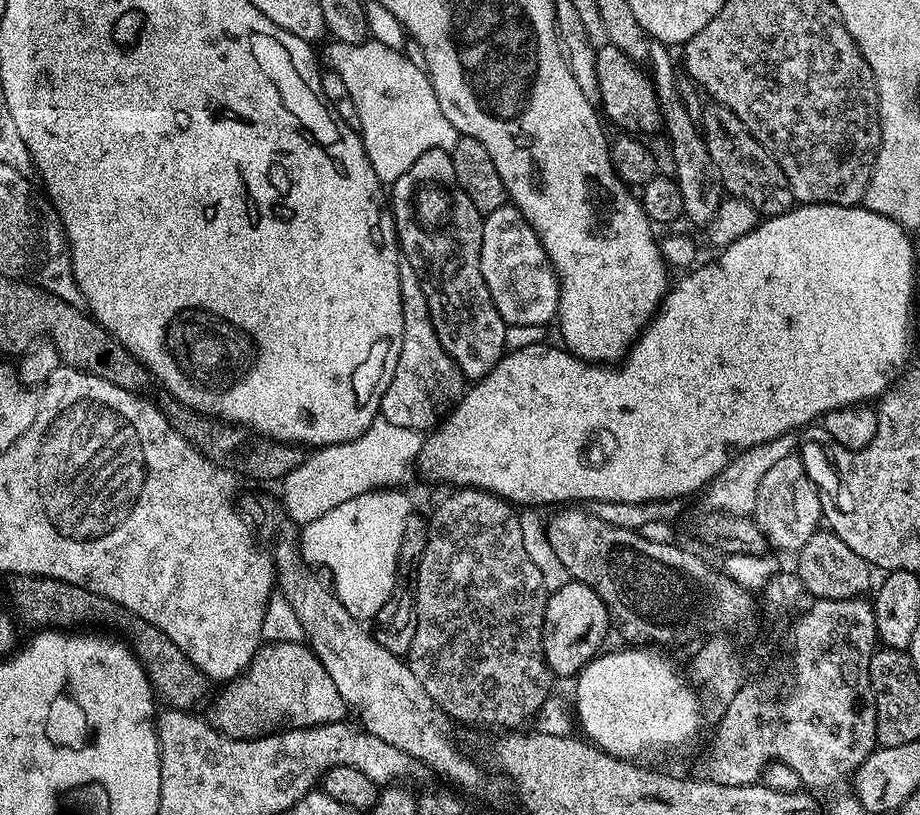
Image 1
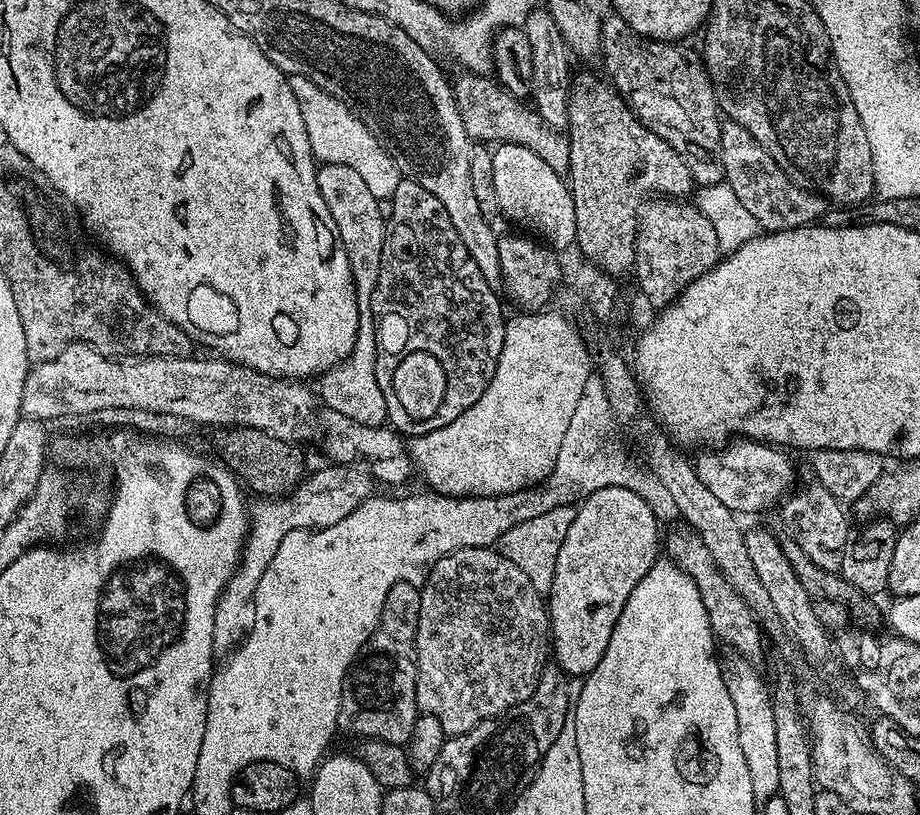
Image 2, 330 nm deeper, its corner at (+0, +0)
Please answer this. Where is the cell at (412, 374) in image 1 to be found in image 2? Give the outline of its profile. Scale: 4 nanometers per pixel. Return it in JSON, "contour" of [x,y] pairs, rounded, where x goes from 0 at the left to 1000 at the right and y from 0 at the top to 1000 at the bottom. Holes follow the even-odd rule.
{"contour":[[[348,201],[343,207],[343,217],[346,218],[346,233],[354,248],[354,258],[359,258],[361,275],[365,279],[365,288],[368,290],[378,313],[387,352],[389,390],[391,391],[385,429],[371,447],[364,447],[347,463],[348,481],[346,476],[346,486],[352,501],[367,503],[367,508],[376,508],[376,513],[385,513],[385,518],[393,518],[393,523],[414,523],[421,517],[422,509],[420,508],[420,488],[415,488],[415,474],[411,474],[409,463],[409,394],[411,390],[404,379],[404,352],[411,346],[411,336],[415,326],[415,302],[420,292],[420,260],[418,256],[413,256],[416,255],[414,247],[409,245],[407,238],[402,238],[398,222],[380,204]]]}

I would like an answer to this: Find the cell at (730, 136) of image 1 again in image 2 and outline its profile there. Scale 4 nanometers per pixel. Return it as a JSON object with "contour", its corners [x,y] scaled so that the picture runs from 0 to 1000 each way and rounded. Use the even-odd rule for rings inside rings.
{"contour":[[[662,17],[654,32],[655,87],[687,139],[715,169],[728,174],[746,199],[758,227],[788,225],[783,157],[785,139],[764,72],[739,52],[695,44],[674,20]]]}

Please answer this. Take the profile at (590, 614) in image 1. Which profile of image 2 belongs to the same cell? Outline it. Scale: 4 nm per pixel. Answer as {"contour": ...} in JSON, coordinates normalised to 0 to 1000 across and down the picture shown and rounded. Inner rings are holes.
{"contour":[[[663,596],[654,601],[646,601],[641,611],[630,615],[626,623],[624,640],[620,640],[620,650],[615,650],[615,660],[611,660],[611,671],[607,675],[607,690],[602,690],[602,714],[600,723],[593,728],[596,742],[596,764],[598,767],[598,800],[602,812],[613,823],[614,831],[636,831],[654,812],[654,802],[659,802],[659,793],[663,788],[663,778],[667,778],[667,768],[680,744],[680,734],[689,729],[689,719],[702,709],[702,704],[711,694],[720,672],[718,644],[708,621],[689,601],[680,601],[672,596]]]}

